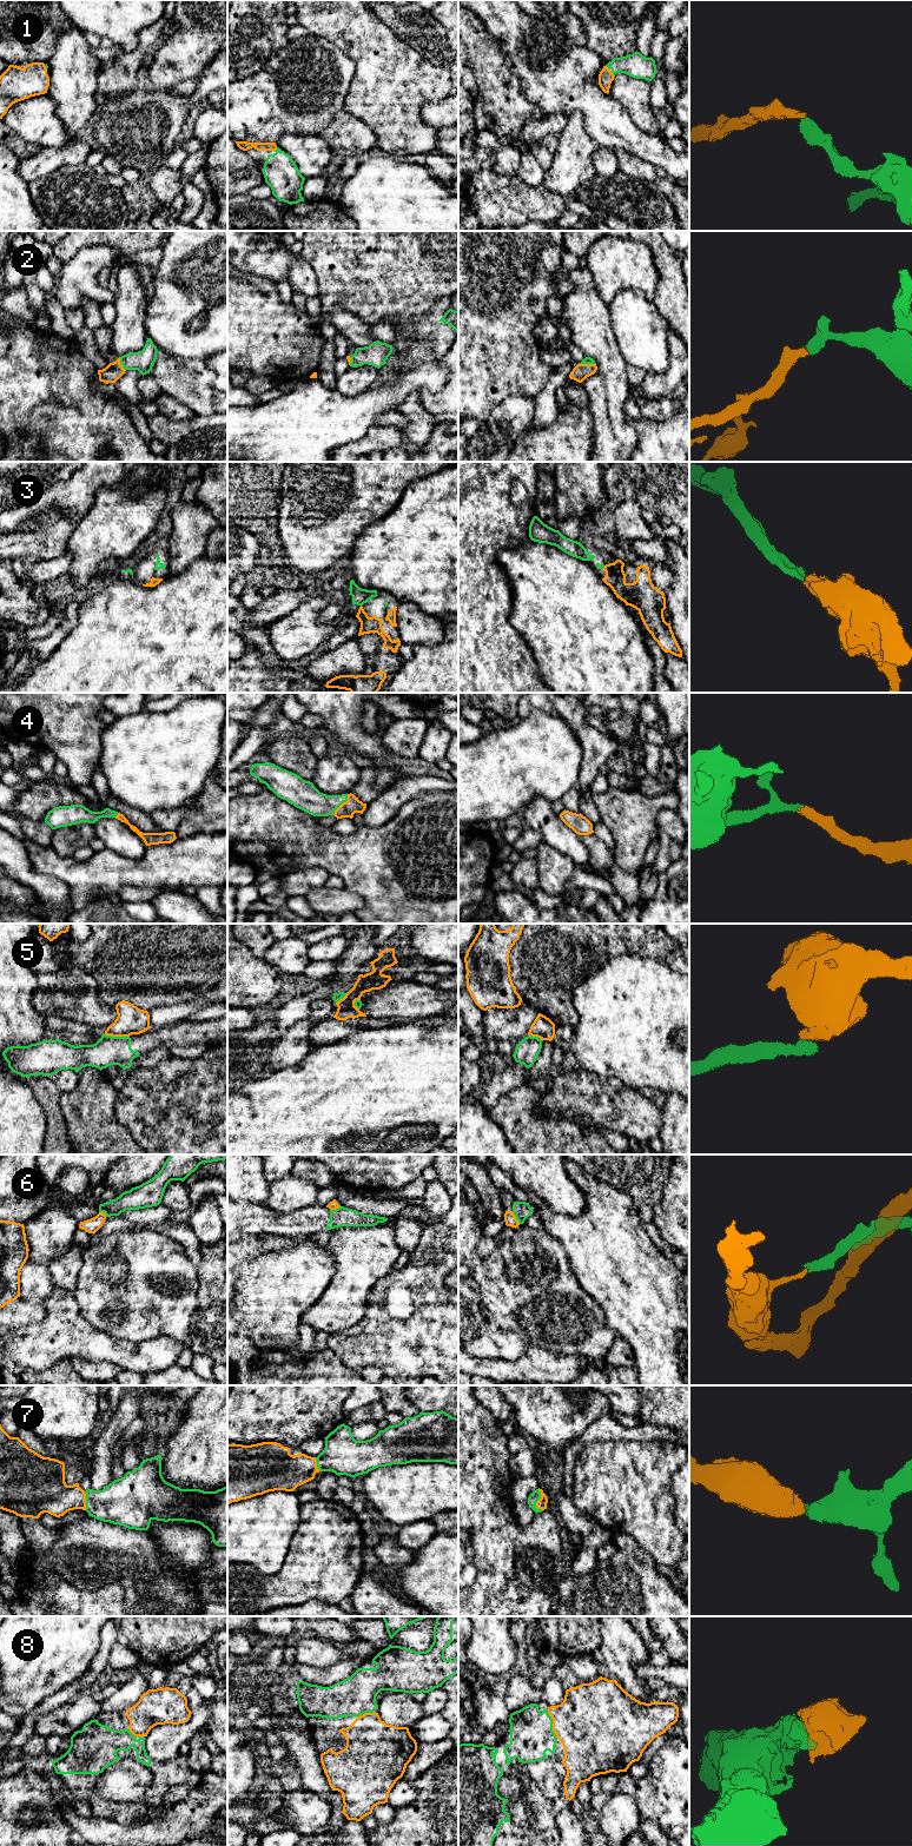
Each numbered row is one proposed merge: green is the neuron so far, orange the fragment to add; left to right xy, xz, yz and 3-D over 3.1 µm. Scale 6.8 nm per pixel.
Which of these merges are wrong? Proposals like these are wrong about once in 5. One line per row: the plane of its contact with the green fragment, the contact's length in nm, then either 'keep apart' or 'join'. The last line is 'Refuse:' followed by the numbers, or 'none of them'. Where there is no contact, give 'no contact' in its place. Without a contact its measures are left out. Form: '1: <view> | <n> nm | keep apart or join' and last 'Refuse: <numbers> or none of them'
1: yz | 50 nm | join
2: xy | 100 nm | join
3: yz | 30 nm | join
4: xz | 180 nm | join
5: xy | 170 nm | keep apart
6: yz | 110 nm | keep apart
7: yz | 160 nm | join
8: yz | 220 nm | join
Refuse: 5, 6

